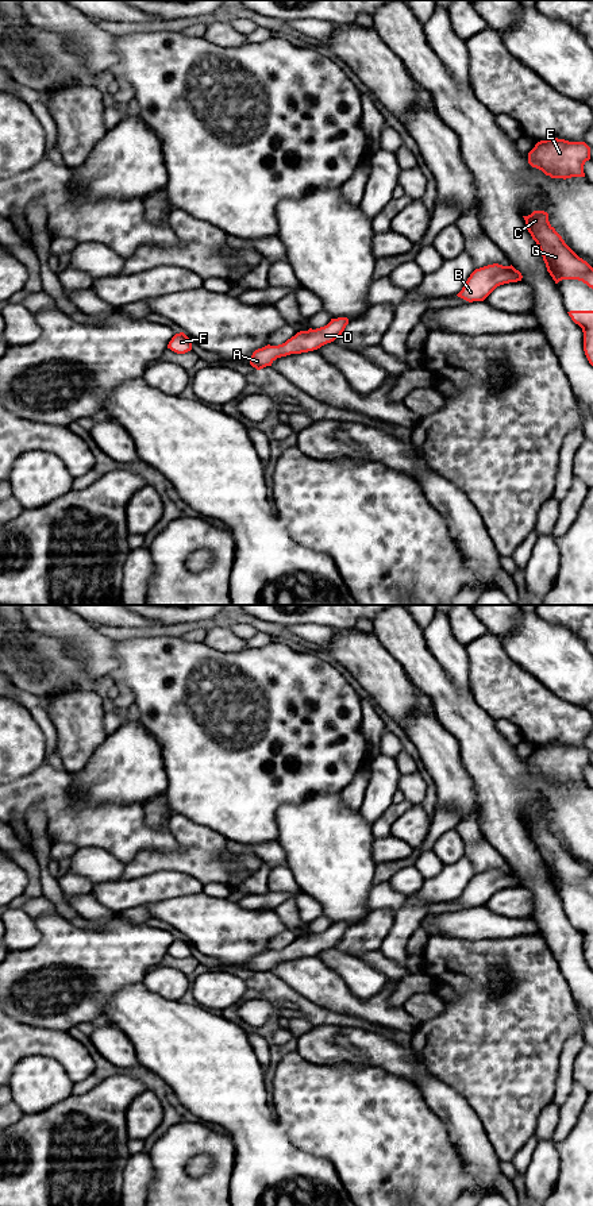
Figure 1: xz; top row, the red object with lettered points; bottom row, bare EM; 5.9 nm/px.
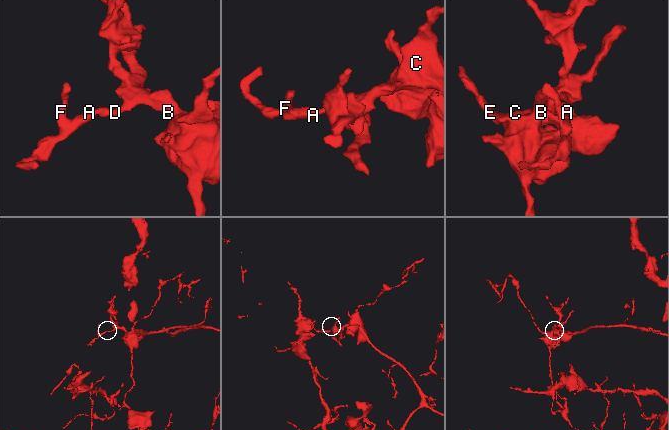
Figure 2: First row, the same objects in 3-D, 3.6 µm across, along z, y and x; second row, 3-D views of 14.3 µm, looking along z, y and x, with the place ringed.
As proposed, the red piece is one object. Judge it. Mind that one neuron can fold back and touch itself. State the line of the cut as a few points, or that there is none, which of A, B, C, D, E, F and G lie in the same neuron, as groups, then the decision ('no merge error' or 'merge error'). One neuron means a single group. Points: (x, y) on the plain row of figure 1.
no cut | A B C D E F G | no merge error

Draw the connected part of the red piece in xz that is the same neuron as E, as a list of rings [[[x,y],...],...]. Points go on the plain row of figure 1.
[[[551,743],[540,745],[528,758],[528,768],[551,783],[585,782],[584,770],[590,764],[585,747]]]

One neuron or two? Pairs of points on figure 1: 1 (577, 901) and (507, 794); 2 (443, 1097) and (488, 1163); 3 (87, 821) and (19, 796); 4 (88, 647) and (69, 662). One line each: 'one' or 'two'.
1: two
2: one
3: one
4: two

